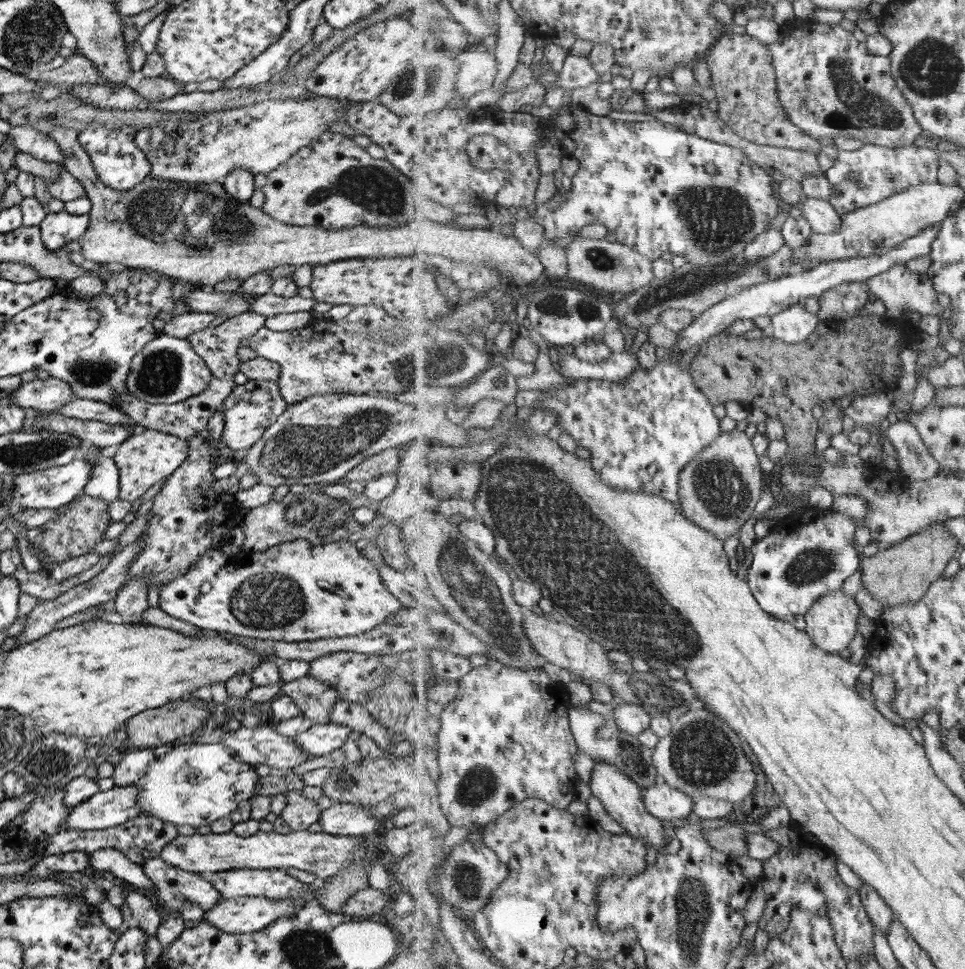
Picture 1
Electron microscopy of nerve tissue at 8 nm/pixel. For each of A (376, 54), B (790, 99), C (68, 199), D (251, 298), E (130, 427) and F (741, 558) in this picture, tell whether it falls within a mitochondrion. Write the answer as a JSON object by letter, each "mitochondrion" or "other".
{"A":"other","B":"other","C":"other","D":"other","E":"other","F":"other"}

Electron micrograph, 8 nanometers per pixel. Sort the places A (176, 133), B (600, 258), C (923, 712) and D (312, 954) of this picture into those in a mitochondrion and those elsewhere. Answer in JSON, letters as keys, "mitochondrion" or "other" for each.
{"A":"other","B":"mitochondrion","C":"other","D":"mitochondrion"}

